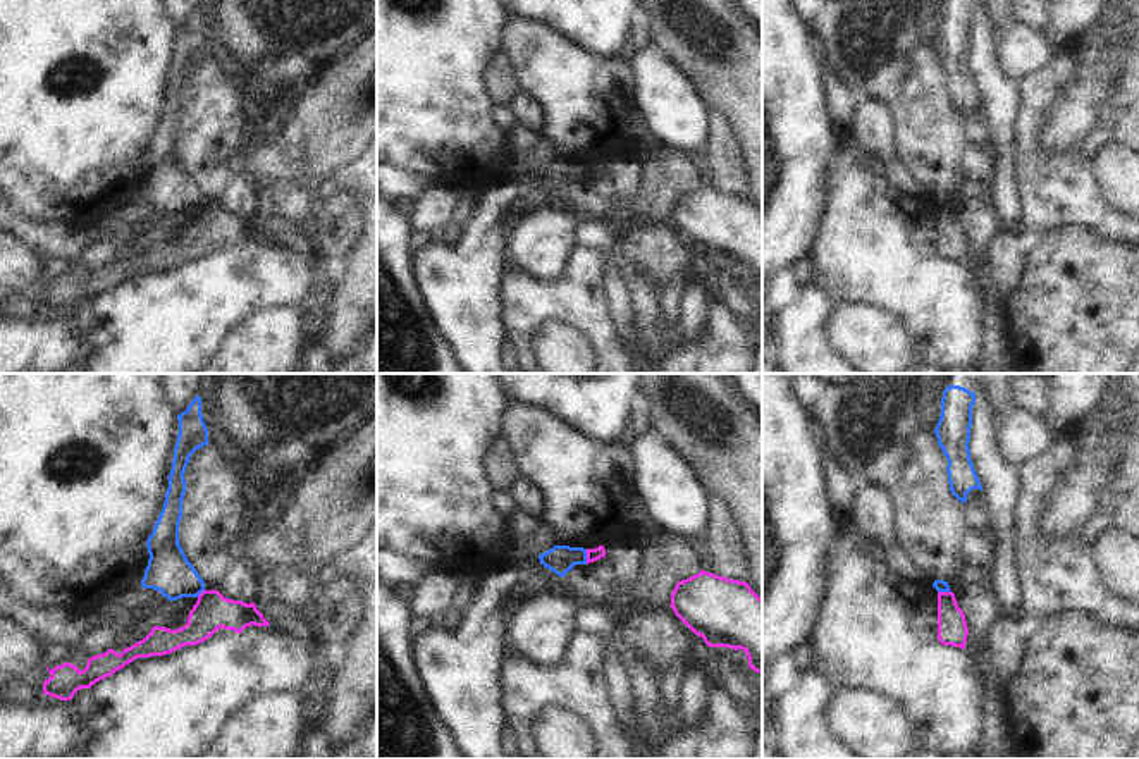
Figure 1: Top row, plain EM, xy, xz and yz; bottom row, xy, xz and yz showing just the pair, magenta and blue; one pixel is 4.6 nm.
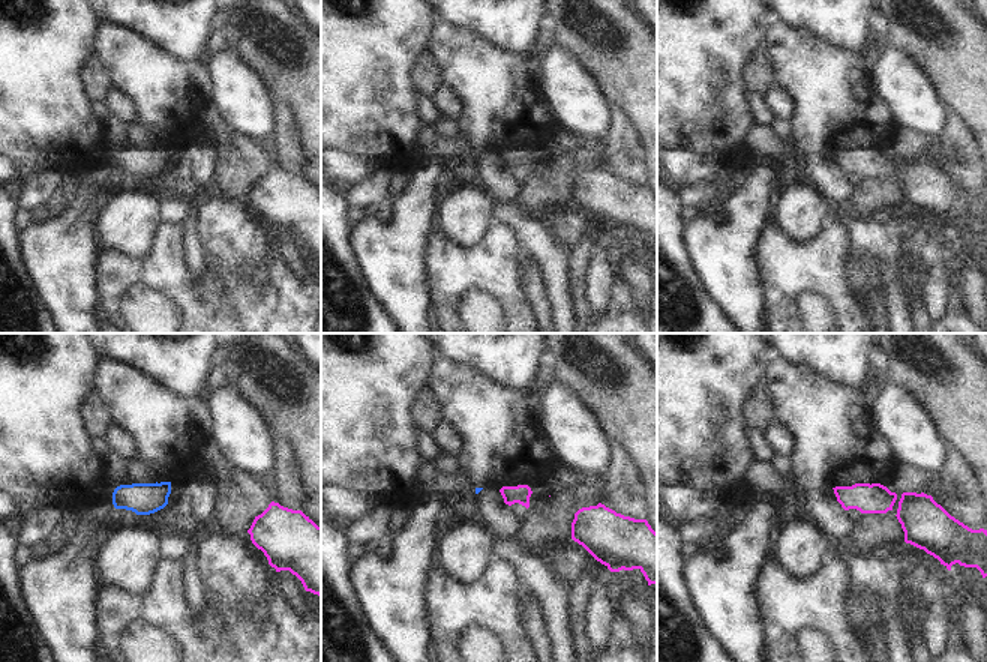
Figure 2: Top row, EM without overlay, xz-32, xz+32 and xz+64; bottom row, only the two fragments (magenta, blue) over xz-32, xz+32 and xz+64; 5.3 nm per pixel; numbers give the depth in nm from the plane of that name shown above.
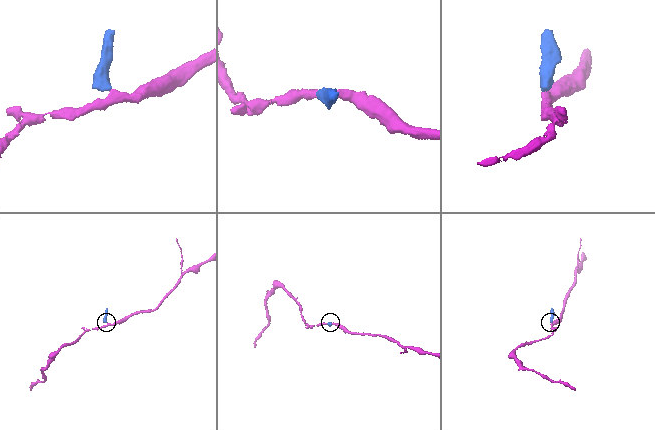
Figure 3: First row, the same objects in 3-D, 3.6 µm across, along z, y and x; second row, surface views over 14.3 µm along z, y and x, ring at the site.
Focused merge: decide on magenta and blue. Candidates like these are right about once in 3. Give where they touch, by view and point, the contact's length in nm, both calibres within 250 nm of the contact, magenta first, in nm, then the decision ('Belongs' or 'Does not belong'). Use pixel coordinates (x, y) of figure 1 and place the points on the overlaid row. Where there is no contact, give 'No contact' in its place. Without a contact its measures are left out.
Touches magenta at xz (587, 556). Shared border 70 nm. Thickness 60 nm (magenta) against 130 nm. Does not belong.

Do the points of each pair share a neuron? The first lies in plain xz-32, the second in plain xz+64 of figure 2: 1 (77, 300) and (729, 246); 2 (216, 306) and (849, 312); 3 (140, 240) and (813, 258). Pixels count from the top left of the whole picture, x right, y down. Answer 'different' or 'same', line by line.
1: same
2: same
3: different

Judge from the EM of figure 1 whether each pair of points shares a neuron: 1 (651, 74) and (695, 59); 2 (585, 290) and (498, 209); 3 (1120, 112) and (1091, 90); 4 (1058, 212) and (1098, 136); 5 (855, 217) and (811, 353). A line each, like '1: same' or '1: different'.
1: different
2: different
3: different
4: same
5: different

